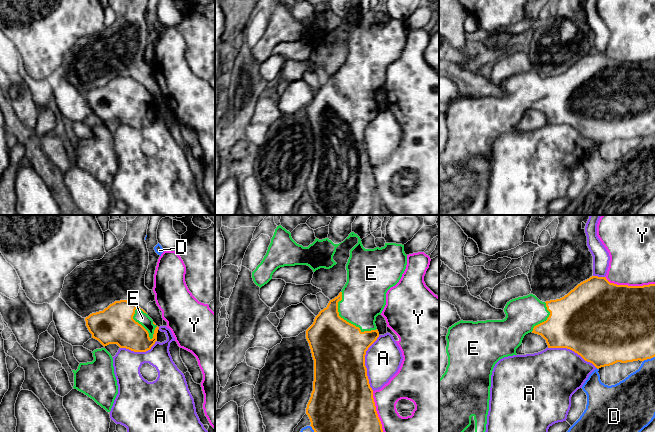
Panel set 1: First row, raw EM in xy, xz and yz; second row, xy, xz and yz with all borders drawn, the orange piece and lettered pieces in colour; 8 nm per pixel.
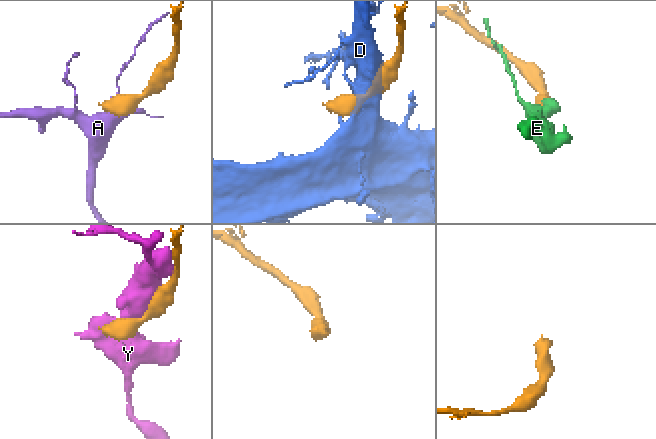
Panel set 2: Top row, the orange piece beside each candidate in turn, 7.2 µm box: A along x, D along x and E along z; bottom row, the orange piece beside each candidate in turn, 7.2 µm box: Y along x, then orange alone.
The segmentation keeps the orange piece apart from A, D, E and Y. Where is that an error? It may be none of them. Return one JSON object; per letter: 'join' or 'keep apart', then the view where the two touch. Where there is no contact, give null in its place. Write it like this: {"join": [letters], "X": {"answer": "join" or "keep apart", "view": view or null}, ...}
{"join": ["E"], "A": {"answer": "keep apart", "view": "xz"}, "D": {"answer": "keep apart", "view": "yz"}, "E": {"answer": "join", "view": "xz"}, "Y": {"answer": "keep apart", "view": "yz"}}

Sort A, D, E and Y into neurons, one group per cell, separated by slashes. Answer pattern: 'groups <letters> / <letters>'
groups A / D / E / Y

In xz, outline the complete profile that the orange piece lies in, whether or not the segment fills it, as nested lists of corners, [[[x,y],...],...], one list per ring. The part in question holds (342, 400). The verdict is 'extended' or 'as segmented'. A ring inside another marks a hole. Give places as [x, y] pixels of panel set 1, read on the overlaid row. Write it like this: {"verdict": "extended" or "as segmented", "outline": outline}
{"verdict": "extended", "outline": [[[351,232],[346,239],[350,237],[357,237],[358,243],[350,250],[346,264],[347,282],[339,295],[329,301],[327,307],[319,312],[313,324],[306,330],[306,339],[314,360],[313,391],[306,414],[314,432],[383,432],[367,376],[365,355],[379,337],[376,317],[386,305],[387,291],[401,279],[406,269],[407,255],[402,244],[385,243],[381,248],[365,249],[357,234]]]}

